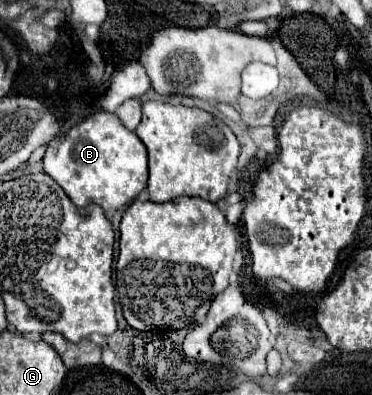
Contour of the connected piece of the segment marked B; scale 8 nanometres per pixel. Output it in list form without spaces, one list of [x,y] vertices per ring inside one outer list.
[[[91,112],[87,118],[83,118],[79,124],[71,126],[65,134],[59,134],[53,138],[47,146],[47,152],[43,156],[43,170],[67,192],[67,196],[73,200],[75,206],[83,208],[89,202],[99,204],[105,212],[119,210],[125,204],[129,206],[141,190],[147,186],[147,148],[139,140],[139,136],[131,130],[127,130],[119,118],[111,112]]]

